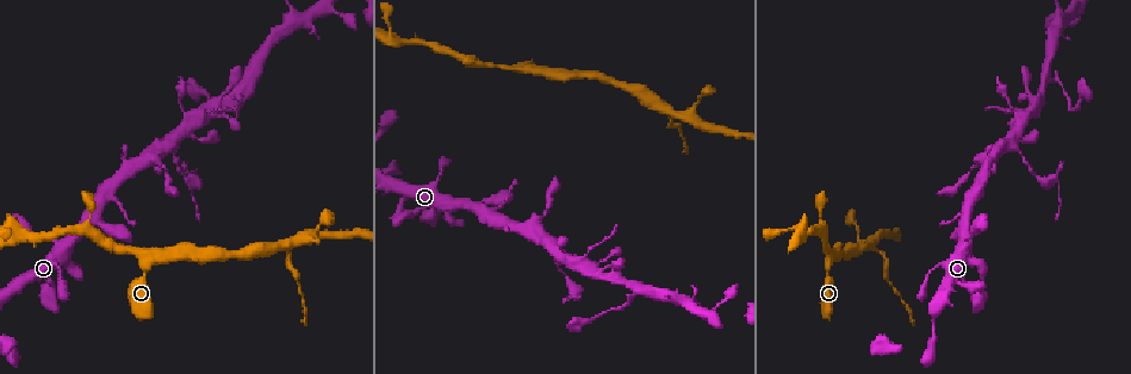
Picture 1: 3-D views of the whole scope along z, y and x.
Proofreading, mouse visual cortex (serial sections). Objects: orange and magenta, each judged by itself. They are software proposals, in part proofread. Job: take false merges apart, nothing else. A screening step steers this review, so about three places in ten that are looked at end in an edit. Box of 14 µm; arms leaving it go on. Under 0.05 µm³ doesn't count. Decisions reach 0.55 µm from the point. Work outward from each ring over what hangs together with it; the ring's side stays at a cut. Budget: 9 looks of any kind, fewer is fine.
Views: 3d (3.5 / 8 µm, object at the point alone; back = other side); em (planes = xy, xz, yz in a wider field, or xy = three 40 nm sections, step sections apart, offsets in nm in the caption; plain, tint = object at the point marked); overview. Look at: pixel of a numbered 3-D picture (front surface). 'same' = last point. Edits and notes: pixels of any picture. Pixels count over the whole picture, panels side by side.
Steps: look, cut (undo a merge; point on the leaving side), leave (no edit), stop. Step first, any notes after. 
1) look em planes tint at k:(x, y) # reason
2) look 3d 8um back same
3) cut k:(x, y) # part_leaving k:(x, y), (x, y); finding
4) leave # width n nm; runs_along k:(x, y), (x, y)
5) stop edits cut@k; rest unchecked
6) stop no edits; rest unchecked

look 3d 8um at 1:(528, 67) # three arms meet

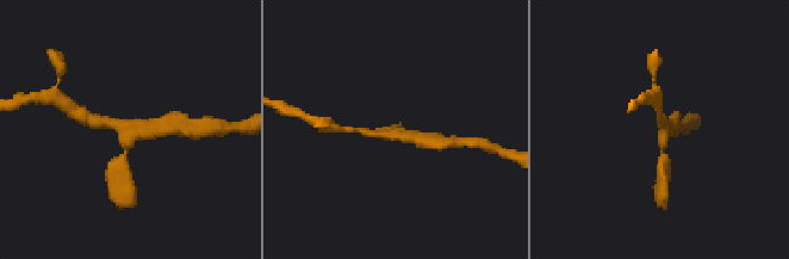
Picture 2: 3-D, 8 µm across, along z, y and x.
look em xy step 2 tint at 2:(394, 133) # arms 3; arm_widths 150, 350, 400 nm

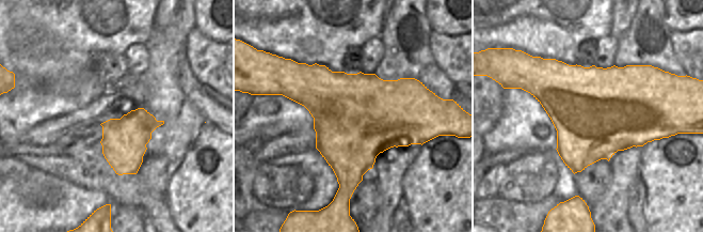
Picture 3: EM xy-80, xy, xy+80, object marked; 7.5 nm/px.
leave # runs_along 2:(120, 172), (130, 135), (157, 127); all the same cell

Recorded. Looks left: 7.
look 3d 3.5um at 1:(631, 283)

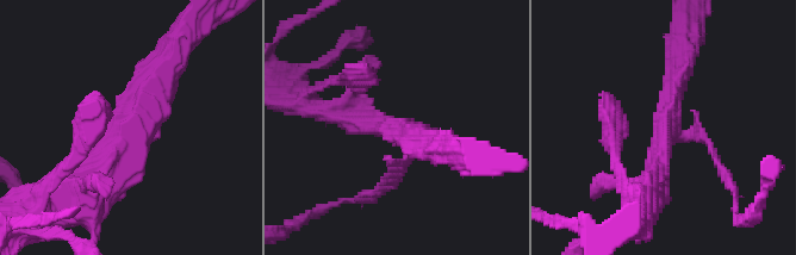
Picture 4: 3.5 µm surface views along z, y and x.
look em xy step 5 tint at 4:(137, 123) # now the EM

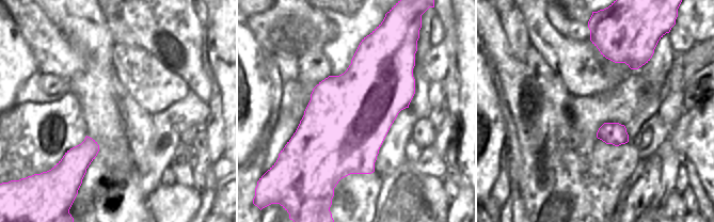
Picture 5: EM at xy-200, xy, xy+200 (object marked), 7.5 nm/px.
leave # runs_along 4:(89, 191), (174, 60); continuous, no second cell

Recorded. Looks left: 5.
look 3d 8um at 1:(1060, 21) # thin arm on a thick one

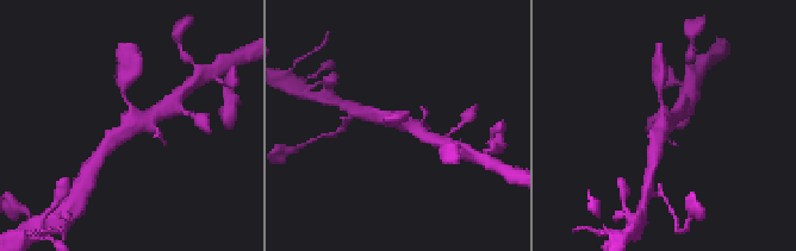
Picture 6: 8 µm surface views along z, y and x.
look 3d 3.5um at 6:(401, 125)

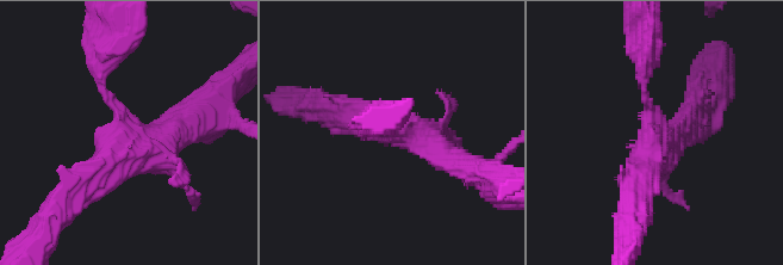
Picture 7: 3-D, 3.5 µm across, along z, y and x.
look em xy step 3 tint at 7:(651, 150) # shape alone is not enough

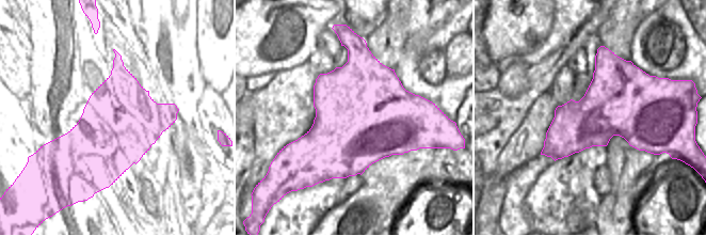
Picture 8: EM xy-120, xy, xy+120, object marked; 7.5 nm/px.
leave # width 700 nm; runs_along 7:(62, 202), (122, 151), (187, 129); one cell here

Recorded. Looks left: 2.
look 3d 3.5um at 1:(174, 156) # calibre changes

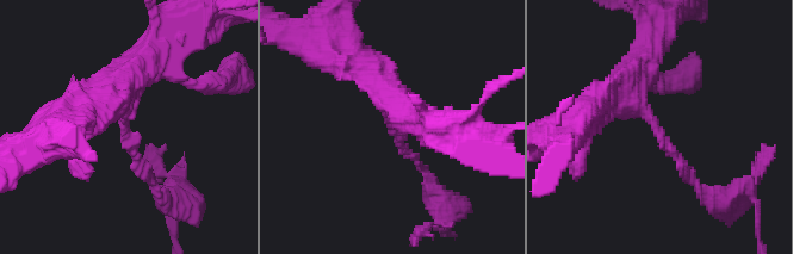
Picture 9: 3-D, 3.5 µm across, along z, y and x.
look em xy step 1 tint at 9:(124, 116) # shape alone is not enough

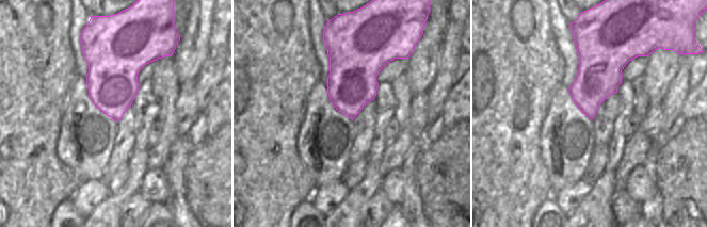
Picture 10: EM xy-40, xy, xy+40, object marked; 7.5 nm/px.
cut 9:(683, 165) # arm_widths 150, 400 nm; part_leaving 9:(664, 137), (705, 192), (738, 192); two cells meet here

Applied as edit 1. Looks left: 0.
stop edits cut@9; rest unchecked

